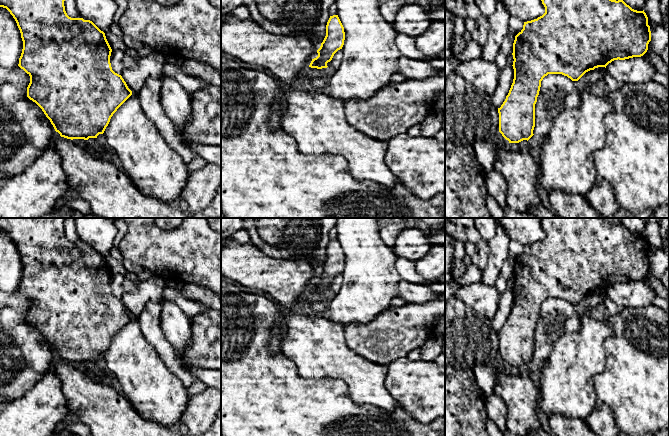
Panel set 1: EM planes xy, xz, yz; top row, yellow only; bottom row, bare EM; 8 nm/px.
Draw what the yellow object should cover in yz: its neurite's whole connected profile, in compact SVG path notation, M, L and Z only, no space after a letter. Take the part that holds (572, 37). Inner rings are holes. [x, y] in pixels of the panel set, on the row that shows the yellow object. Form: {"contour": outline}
{"contour": "M541 0L545 13L537 19L524 22L523 29L513 43L514 79L505 101L498 108L499 132L509 143L529 140L534 134L535 104L541 81L548 74L562 74L578 81L586 72L605 67L614 60L641 57L648 50L651 31L643 11L632 9L623 0Z"}

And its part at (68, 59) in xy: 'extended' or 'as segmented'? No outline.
as segmented

